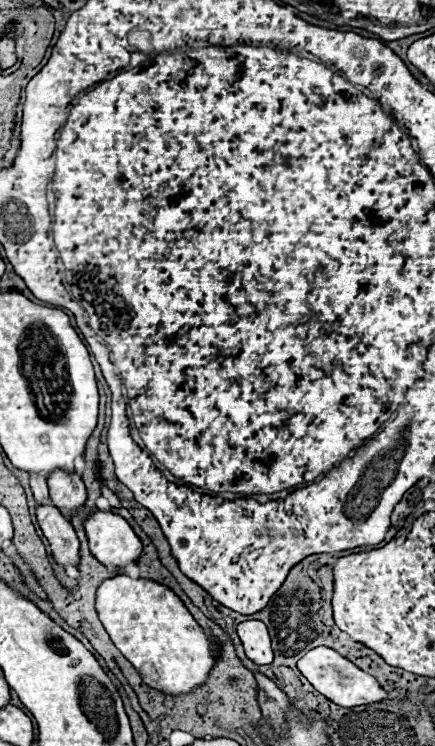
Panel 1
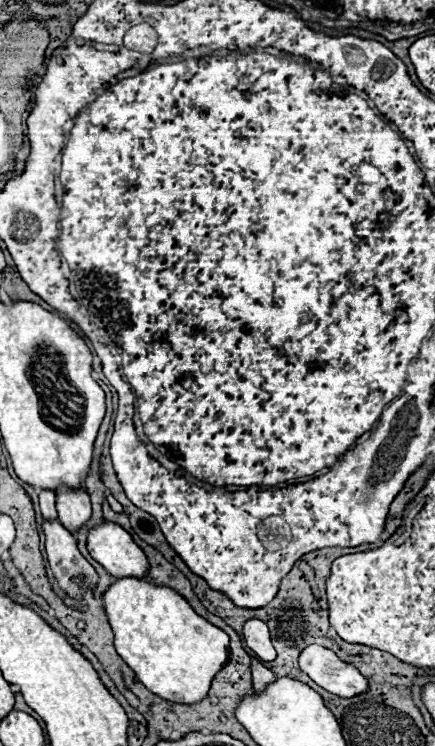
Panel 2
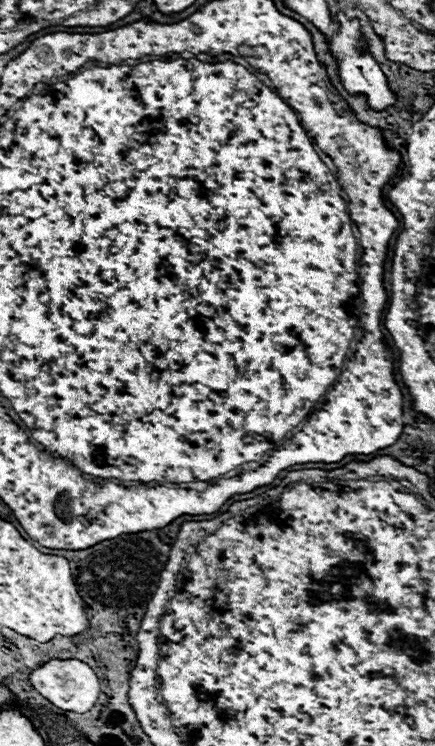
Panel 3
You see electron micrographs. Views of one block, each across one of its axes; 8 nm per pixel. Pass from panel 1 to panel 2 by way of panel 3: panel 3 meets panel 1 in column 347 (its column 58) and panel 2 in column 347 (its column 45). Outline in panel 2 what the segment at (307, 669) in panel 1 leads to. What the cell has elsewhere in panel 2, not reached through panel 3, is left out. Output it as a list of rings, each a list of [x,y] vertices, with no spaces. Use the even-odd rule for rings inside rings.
[[[308,644],[300,652],[300,668],[324,690],[350,698],[368,690],[366,678],[350,664],[342,662],[332,650]]]

